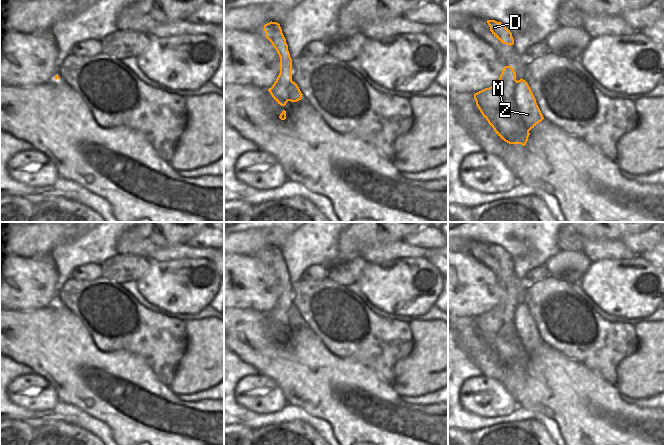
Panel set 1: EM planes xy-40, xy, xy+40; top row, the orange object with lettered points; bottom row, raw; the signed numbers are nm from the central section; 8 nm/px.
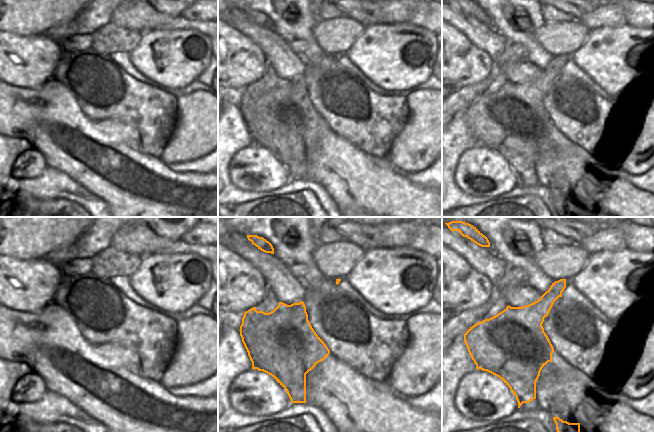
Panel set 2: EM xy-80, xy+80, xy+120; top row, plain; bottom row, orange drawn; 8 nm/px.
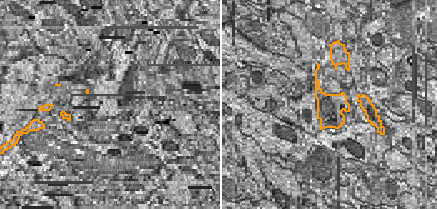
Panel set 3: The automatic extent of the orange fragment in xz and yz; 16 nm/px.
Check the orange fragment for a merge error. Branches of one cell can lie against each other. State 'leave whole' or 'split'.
split

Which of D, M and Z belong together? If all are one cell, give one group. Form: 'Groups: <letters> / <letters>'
Groups: D / M Z

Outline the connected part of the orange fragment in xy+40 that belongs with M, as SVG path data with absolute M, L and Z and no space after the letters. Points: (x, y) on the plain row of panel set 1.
M505 290L499 304L474 318L476 329L496 358L509 368L526 369L529 355L544 341L523 304L516 304L511 290Z

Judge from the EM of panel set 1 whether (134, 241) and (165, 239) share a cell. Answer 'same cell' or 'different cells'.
same cell

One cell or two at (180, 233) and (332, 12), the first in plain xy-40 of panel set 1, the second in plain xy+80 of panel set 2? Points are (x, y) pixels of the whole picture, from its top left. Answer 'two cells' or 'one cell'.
one cell

